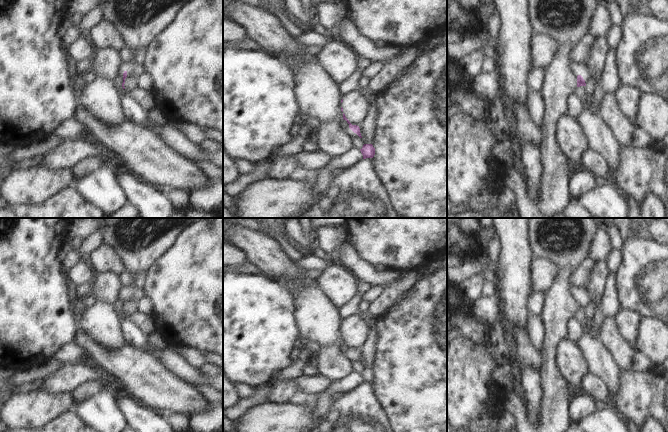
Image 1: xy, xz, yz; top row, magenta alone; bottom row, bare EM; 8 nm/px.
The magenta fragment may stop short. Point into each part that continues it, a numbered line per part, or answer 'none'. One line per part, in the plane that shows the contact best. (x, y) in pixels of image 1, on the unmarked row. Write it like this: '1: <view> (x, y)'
1: xz (355, 329)

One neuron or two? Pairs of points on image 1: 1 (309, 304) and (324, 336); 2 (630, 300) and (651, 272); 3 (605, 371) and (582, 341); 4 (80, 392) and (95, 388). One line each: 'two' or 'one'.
1: one
2: one
3: one
4: one

